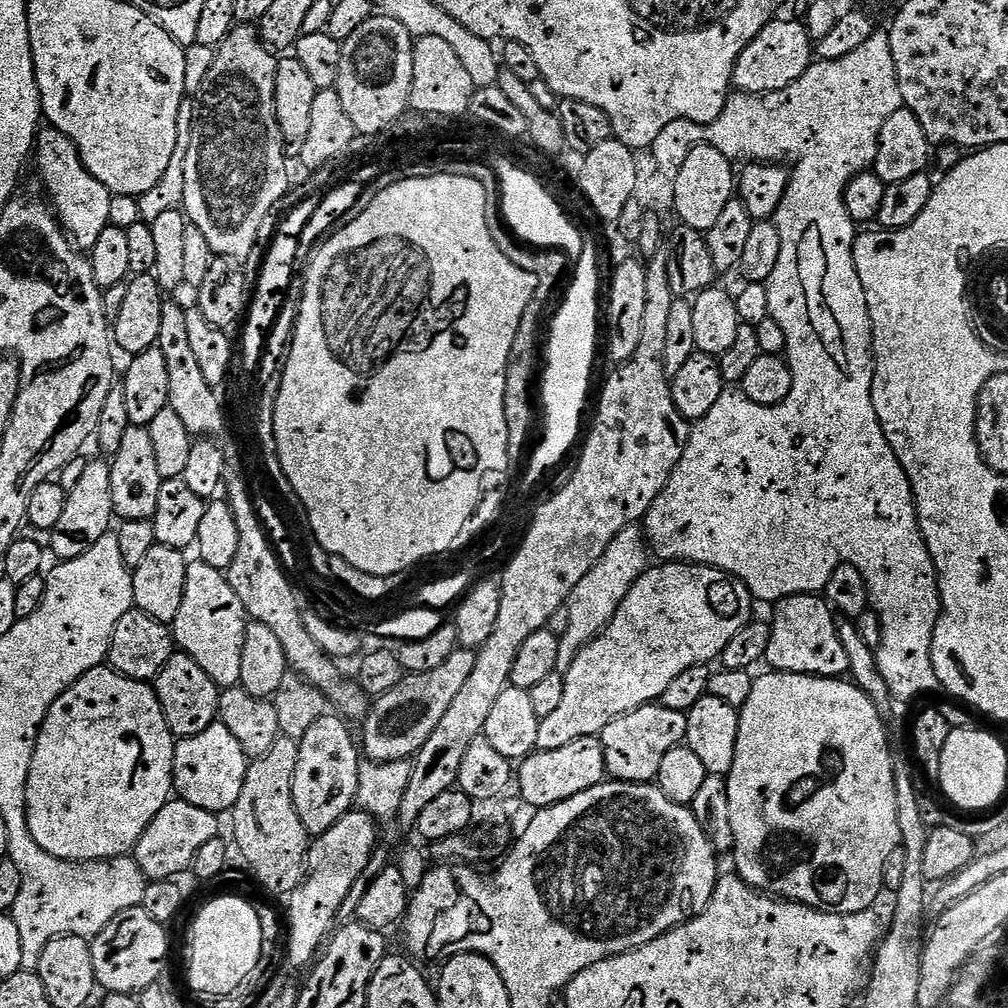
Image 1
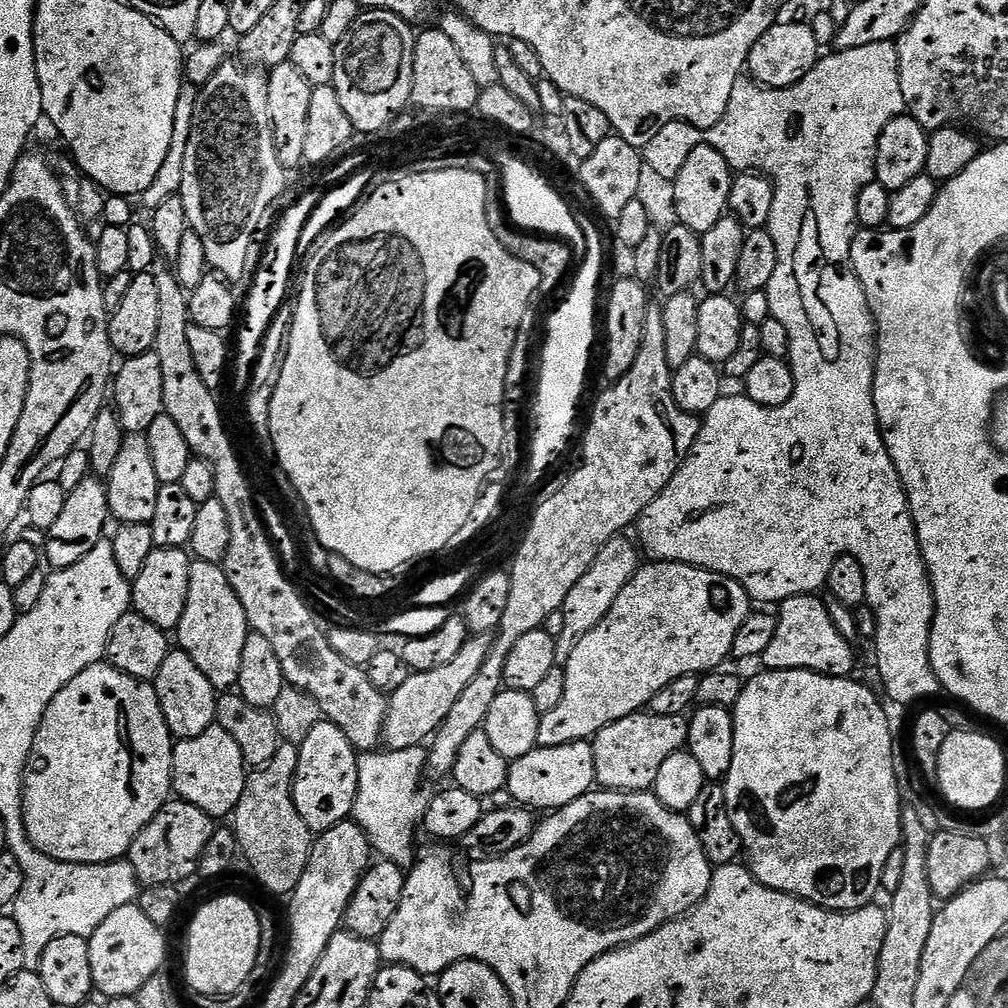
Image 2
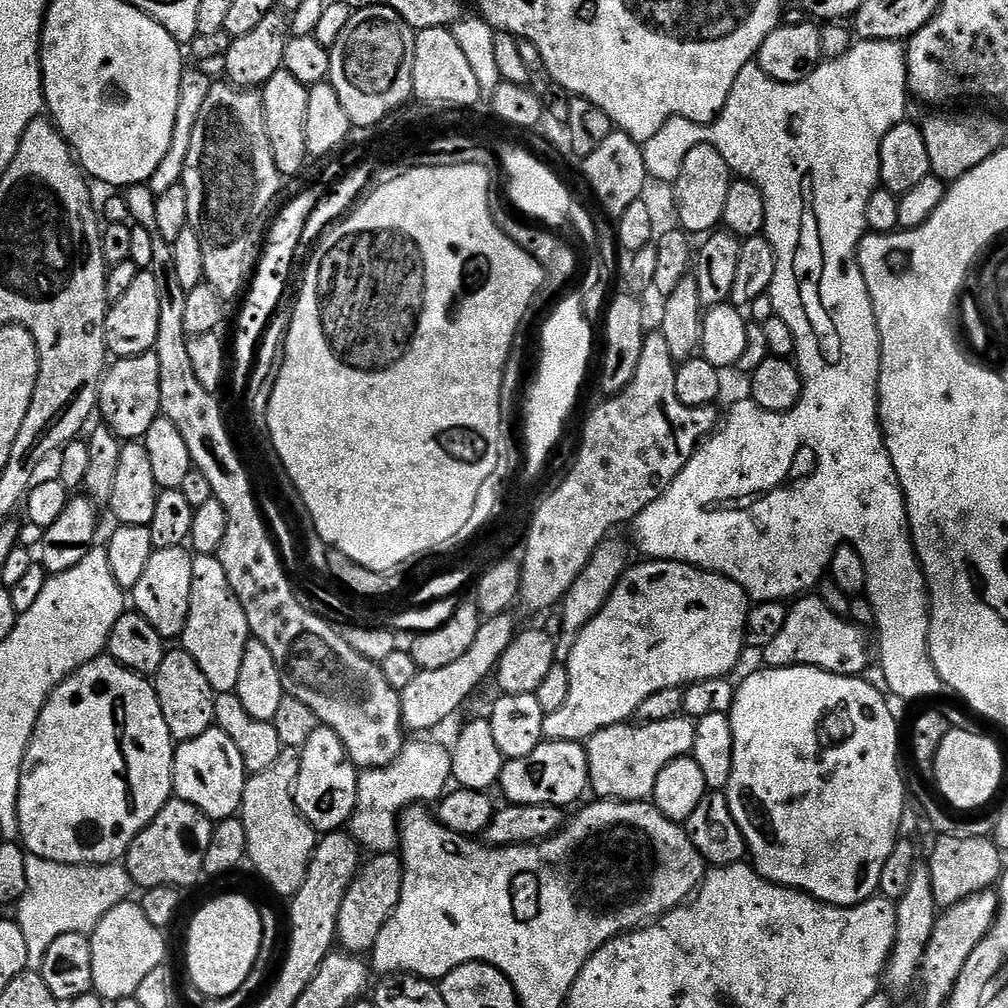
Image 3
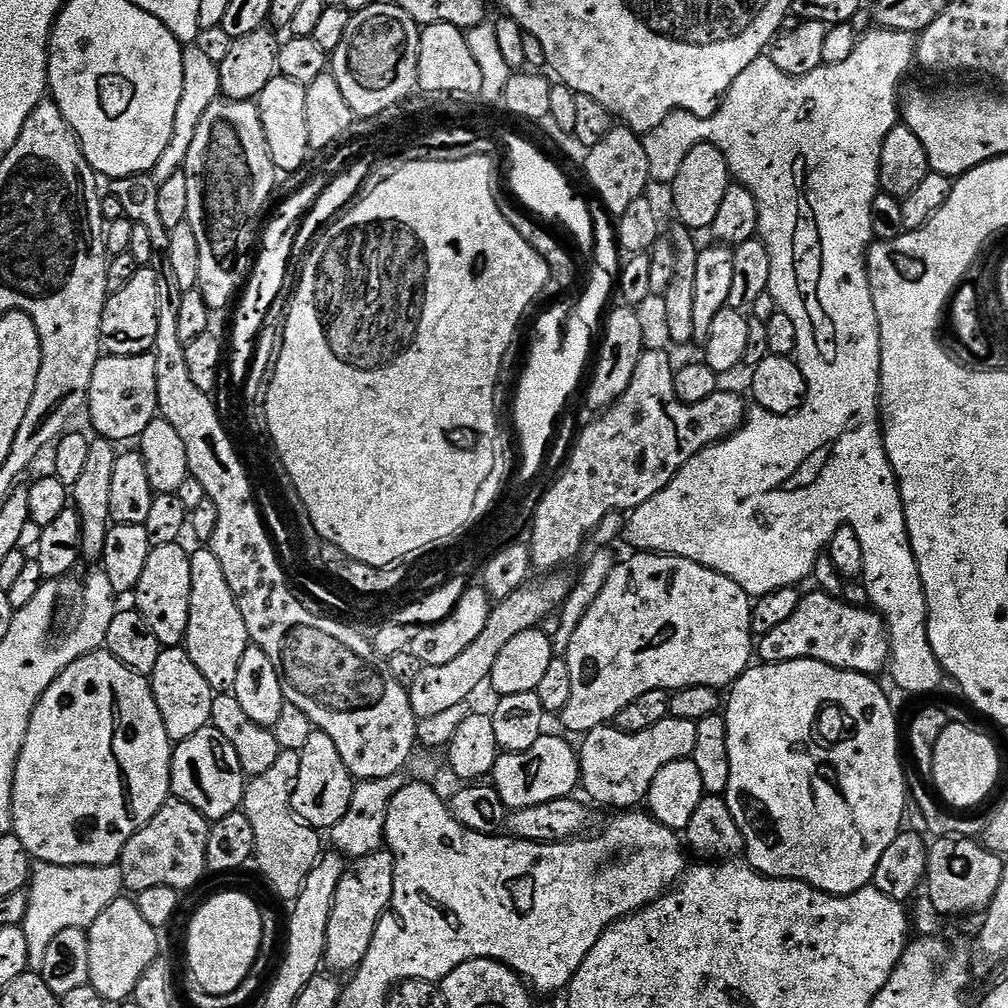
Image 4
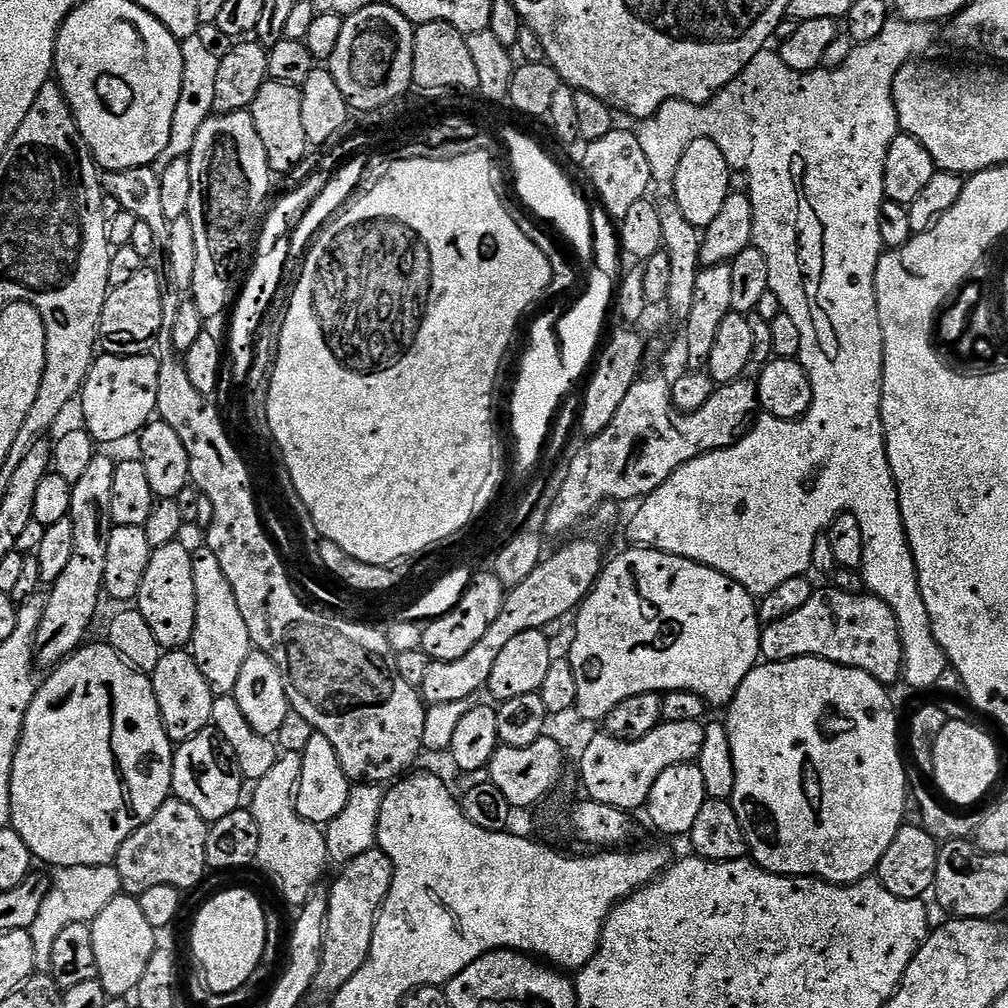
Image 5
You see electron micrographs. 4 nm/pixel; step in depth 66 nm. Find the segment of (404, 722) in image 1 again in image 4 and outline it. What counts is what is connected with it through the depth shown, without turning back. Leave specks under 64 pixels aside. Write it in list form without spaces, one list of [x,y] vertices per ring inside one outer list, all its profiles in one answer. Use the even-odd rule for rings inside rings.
[[[560,570],[555,574],[544,574],[536,578],[540,580],[533,579],[527,584],[523,584],[518,590],[514,590],[514,594],[510,594],[510,598],[499,601],[493,607],[490,618],[486,618],[486,630],[482,630],[482,634],[478,634],[477,640],[470,642],[467,650],[462,650],[462,654],[458,654],[458,658],[454,658],[454,662],[445,662],[443,666],[421,667],[418,678],[414,678],[414,686],[408,689],[408,697],[416,717],[420,720],[434,718],[434,714],[442,714],[447,708],[471,701],[470,698],[475,694],[476,687],[483,680],[485,683],[491,677],[498,653],[509,644],[510,638],[514,638],[514,634],[522,634],[522,630],[541,627],[545,623],[543,620],[551,612],[552,615],[559,613],[560,609],[564,607],[574,583],[573,577],[571,575],[568,577],[566,573],[567,571]]]

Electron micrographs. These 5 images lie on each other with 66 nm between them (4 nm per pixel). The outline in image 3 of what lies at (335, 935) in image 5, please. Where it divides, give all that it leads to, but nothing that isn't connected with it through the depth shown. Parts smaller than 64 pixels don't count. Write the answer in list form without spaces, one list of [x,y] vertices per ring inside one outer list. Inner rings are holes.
[[[373,855],[370,860],[357,871],[346,890],[346,898],[342,898],[342,910],[338,910],[336,938],[339,947],[353,954],[371,953],[374,942],[378,942],[378,934],[382,934],[382,926],[386,926],[398,906],[402,890],[404,869],[399,855]]]

